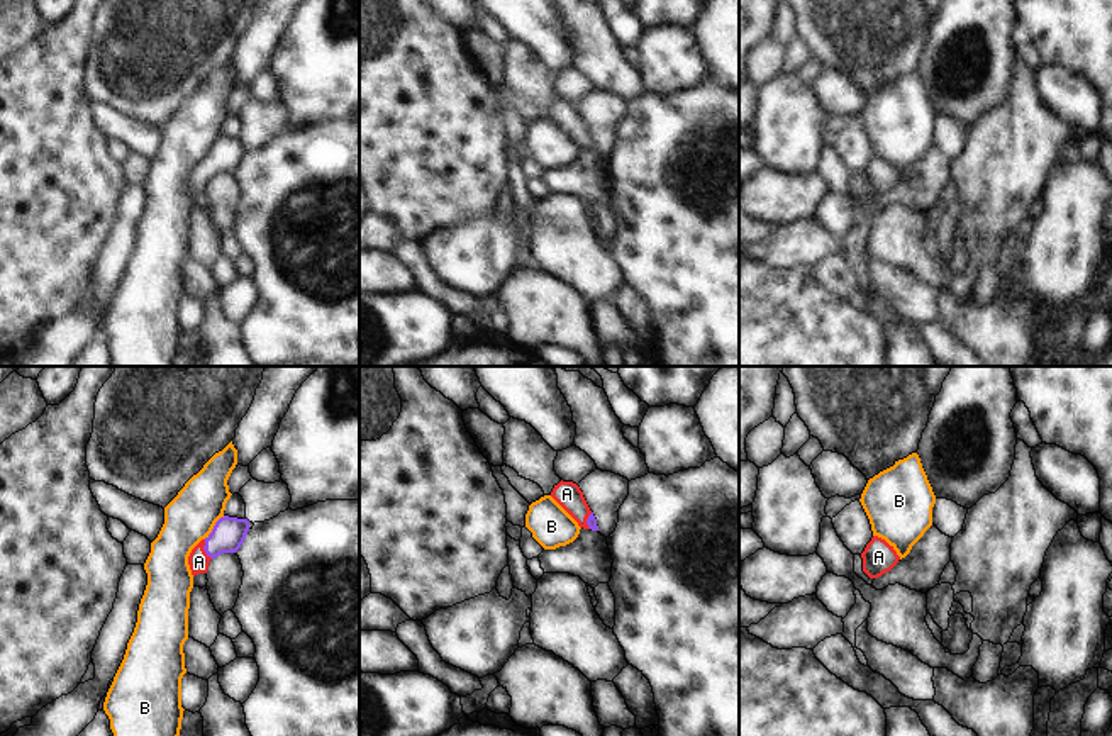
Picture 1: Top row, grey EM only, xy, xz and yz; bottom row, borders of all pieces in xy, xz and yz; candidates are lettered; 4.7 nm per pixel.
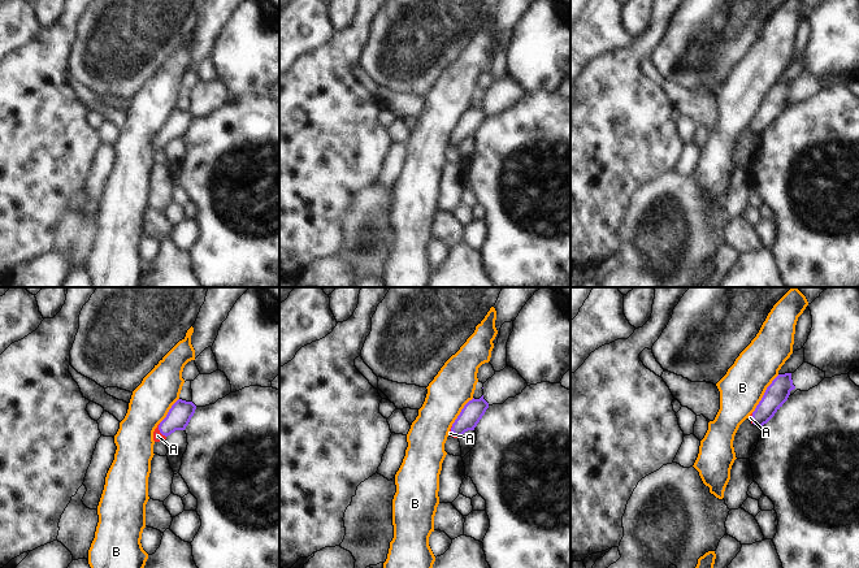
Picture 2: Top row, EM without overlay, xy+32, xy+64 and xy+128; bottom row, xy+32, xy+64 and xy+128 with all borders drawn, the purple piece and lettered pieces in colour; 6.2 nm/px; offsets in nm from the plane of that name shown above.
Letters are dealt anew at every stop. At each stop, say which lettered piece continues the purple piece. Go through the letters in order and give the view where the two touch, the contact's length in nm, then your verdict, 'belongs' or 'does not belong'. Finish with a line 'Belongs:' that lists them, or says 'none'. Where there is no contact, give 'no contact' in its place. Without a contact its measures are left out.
A: meets purple in xy; contact 100 nm long; belongs
B: meets purple in xy; contact 150 nm long; does not belong
Belongs: A

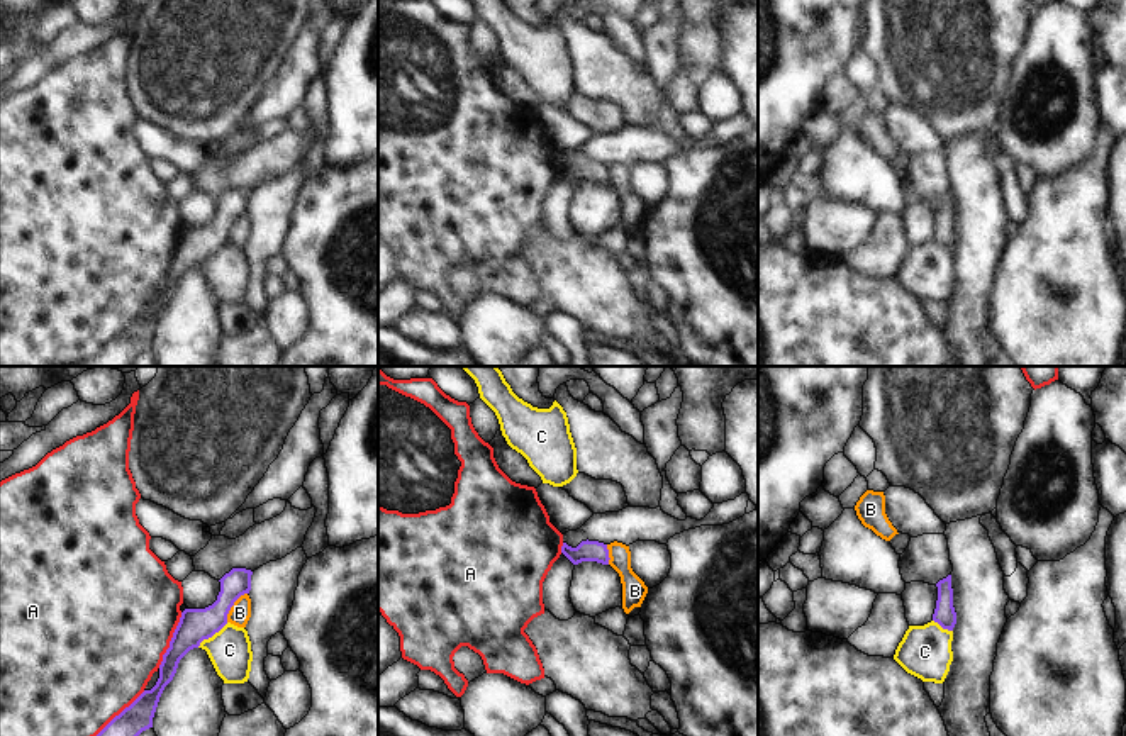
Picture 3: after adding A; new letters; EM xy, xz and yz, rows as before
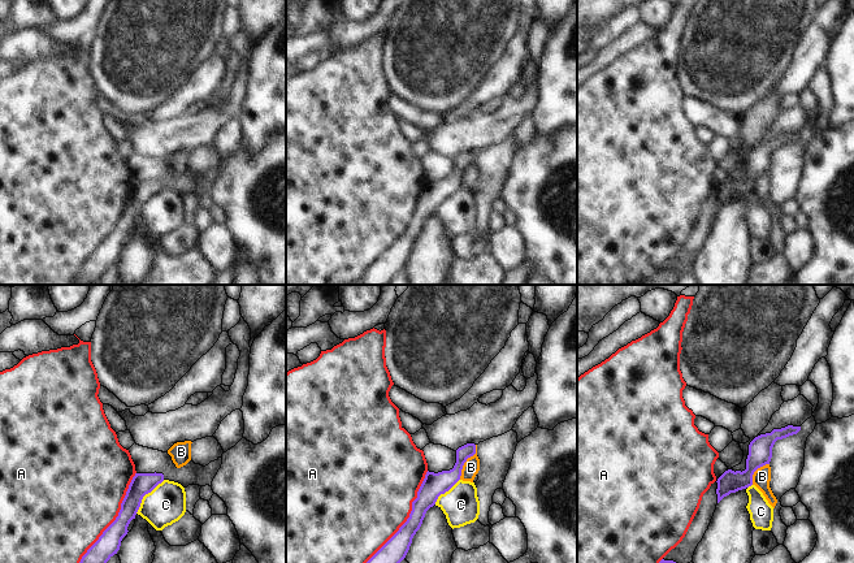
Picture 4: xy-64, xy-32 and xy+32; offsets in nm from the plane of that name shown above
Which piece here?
A: meets purple in xy; contact 280 nm long; does not belong
B: meets purple in xy; contact 170 nm long; does not belong
C: meets purple in xy; contact 190 nm long; does not belong
Belongs: none

